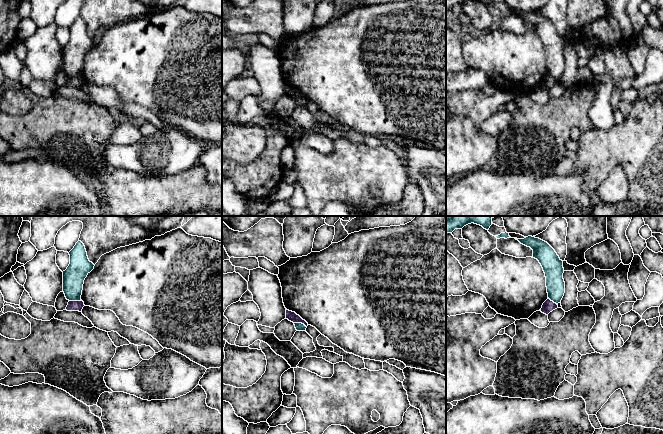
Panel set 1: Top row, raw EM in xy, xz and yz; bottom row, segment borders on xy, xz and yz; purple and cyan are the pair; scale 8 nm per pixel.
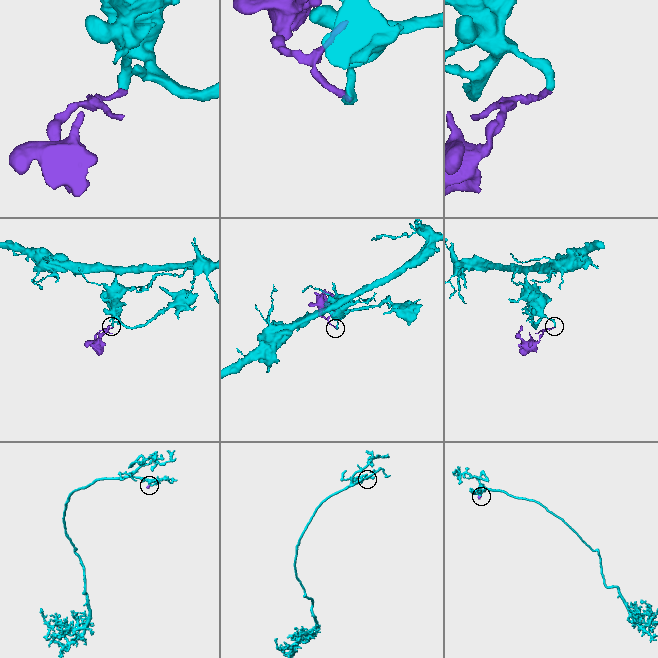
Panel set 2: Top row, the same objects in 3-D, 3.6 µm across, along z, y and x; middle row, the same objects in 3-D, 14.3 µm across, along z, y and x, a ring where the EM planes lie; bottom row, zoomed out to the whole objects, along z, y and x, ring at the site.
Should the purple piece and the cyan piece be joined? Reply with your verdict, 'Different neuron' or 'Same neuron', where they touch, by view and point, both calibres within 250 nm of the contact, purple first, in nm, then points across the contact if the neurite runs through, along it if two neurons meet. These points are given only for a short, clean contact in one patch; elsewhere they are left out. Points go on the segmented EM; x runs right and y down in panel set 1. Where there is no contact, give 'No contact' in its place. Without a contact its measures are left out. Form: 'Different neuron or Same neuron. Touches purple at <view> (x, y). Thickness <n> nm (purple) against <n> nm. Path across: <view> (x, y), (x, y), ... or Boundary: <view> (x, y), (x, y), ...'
Different neuron. Touches purple at xz (300, 322). Thickness 80 nm (purple) against 60 nm. Boundary: xz (294, 322), (300, 322), (306, 327)

